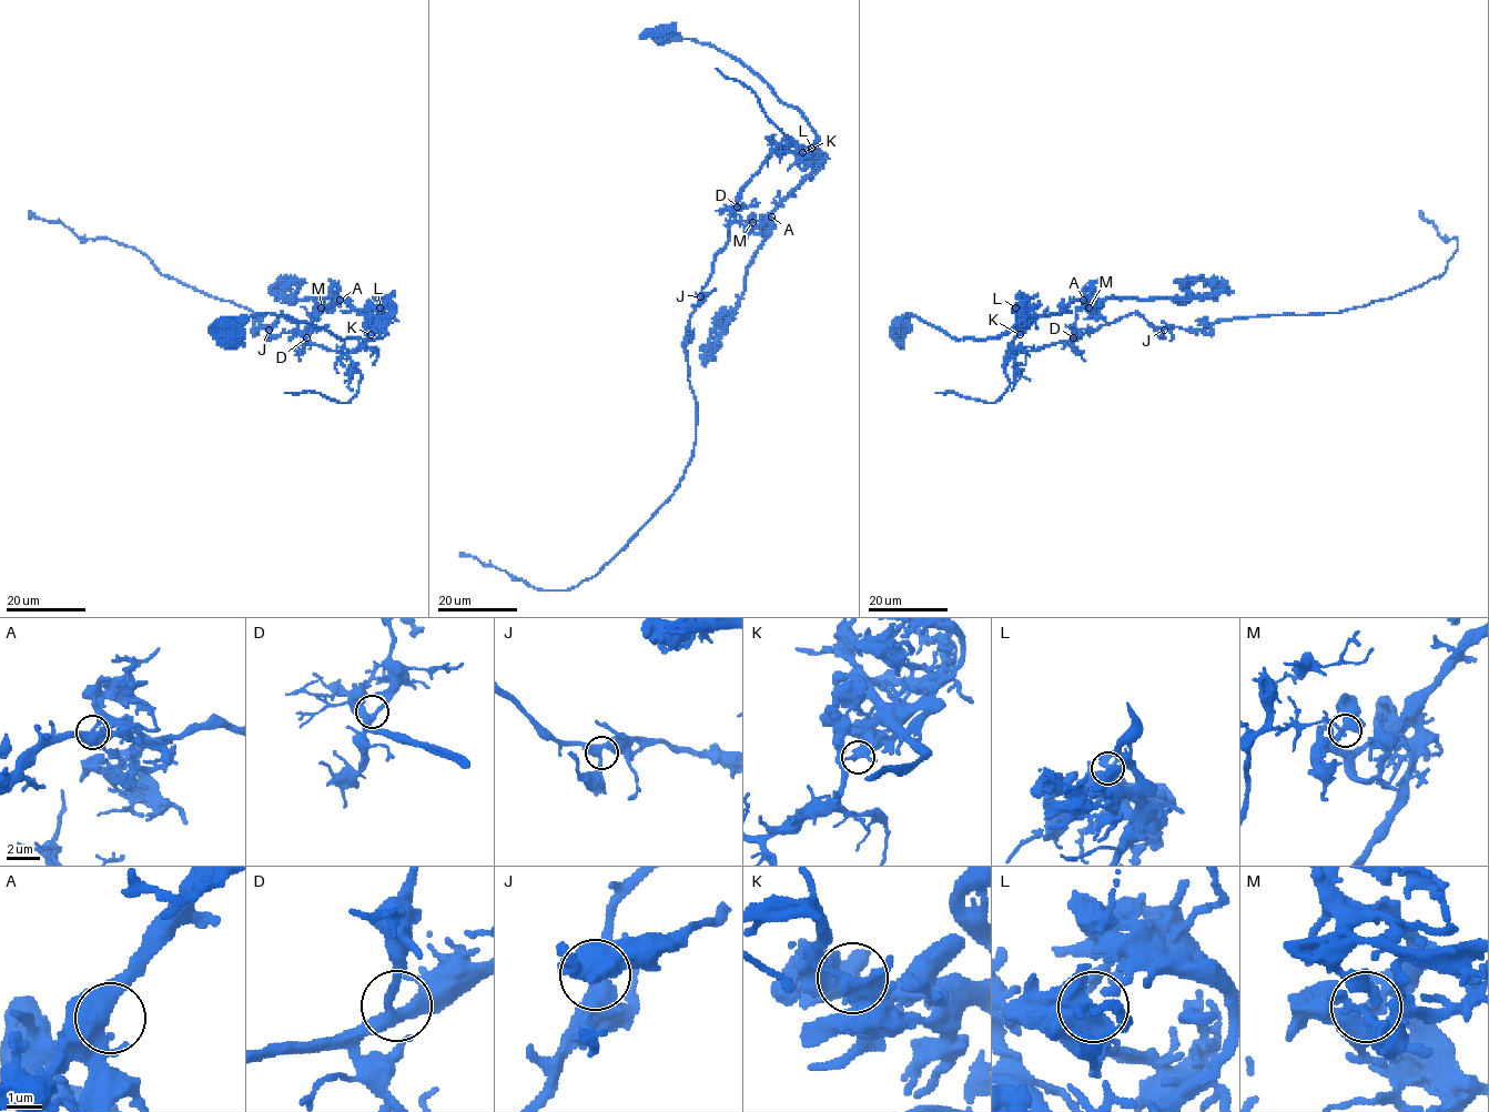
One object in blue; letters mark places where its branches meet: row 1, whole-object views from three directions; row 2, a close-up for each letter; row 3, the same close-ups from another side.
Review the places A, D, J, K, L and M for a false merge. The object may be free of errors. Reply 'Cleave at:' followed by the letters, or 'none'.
Cleave at: K

